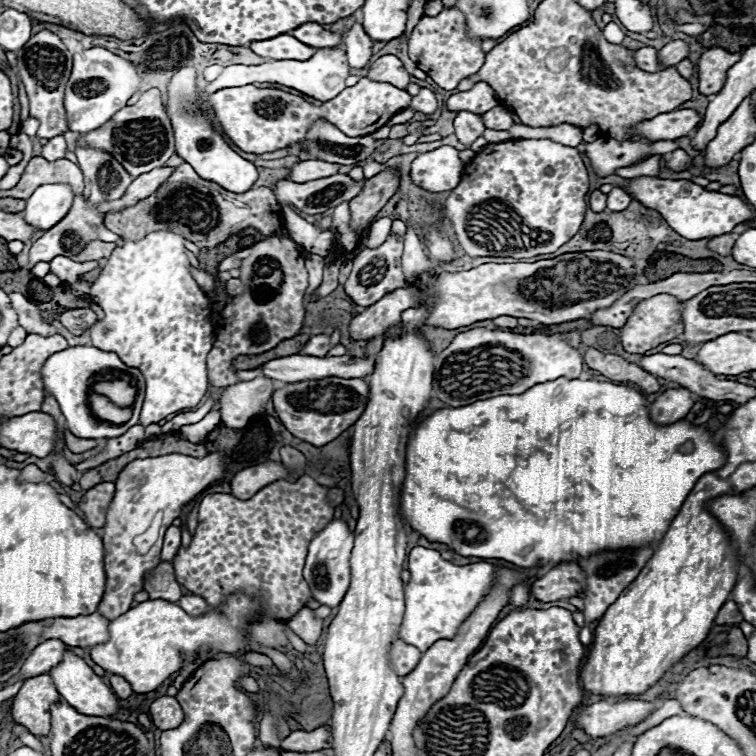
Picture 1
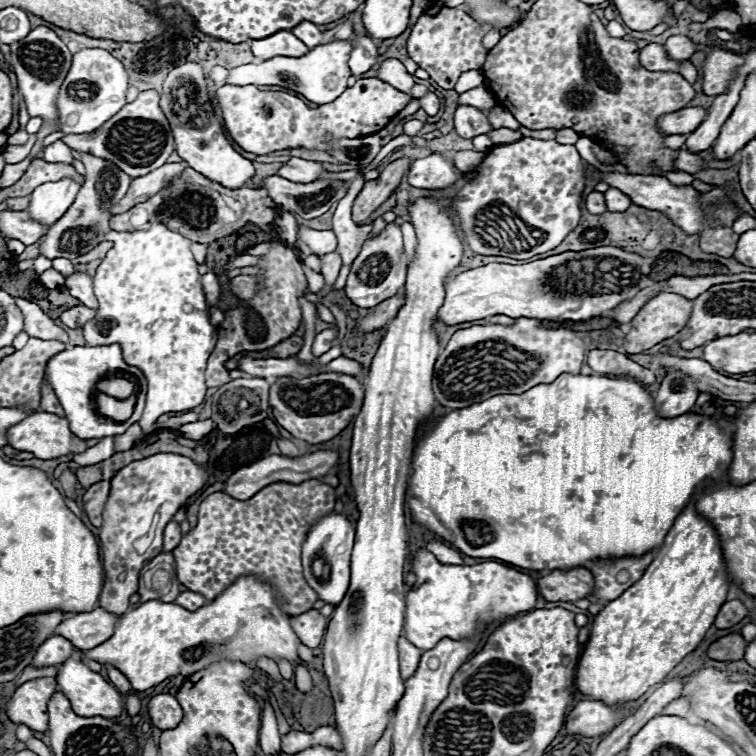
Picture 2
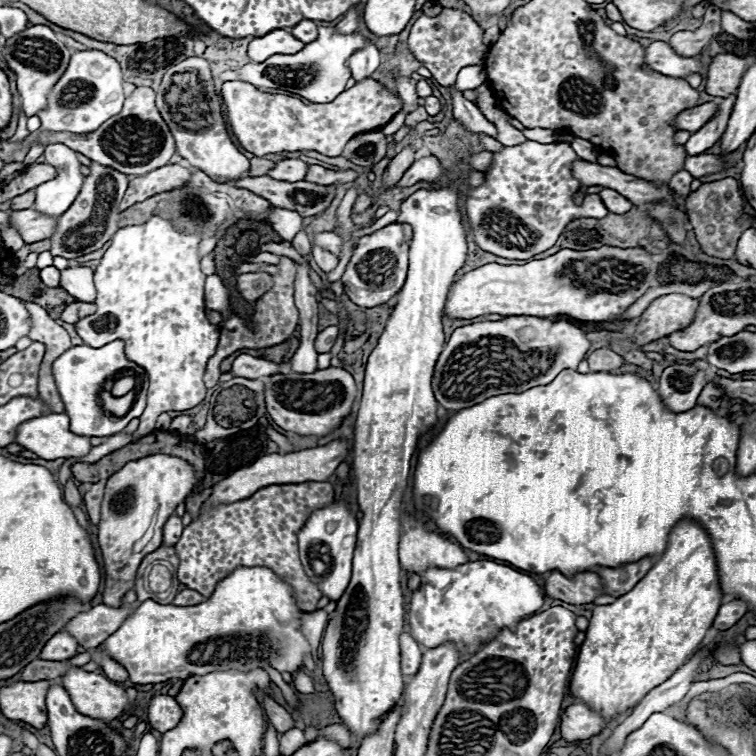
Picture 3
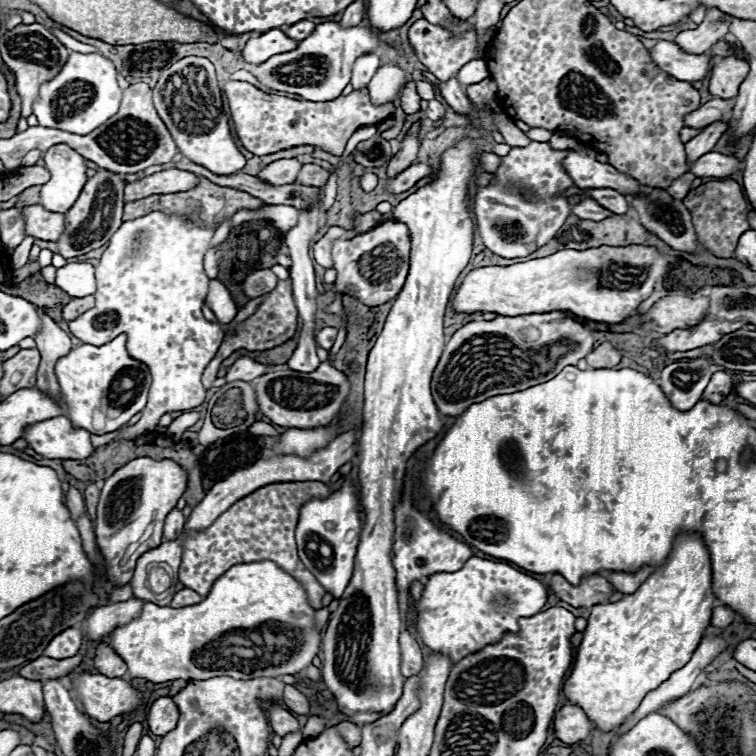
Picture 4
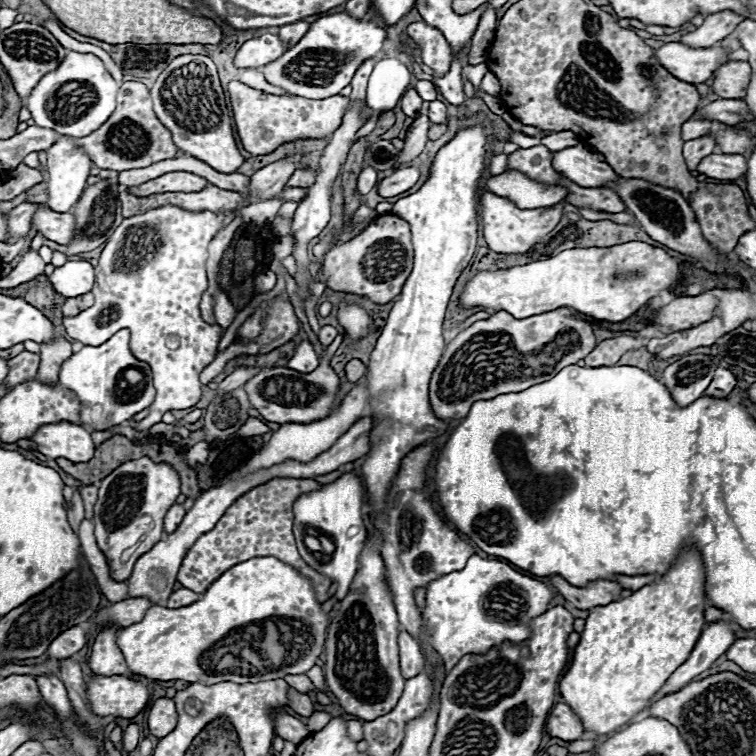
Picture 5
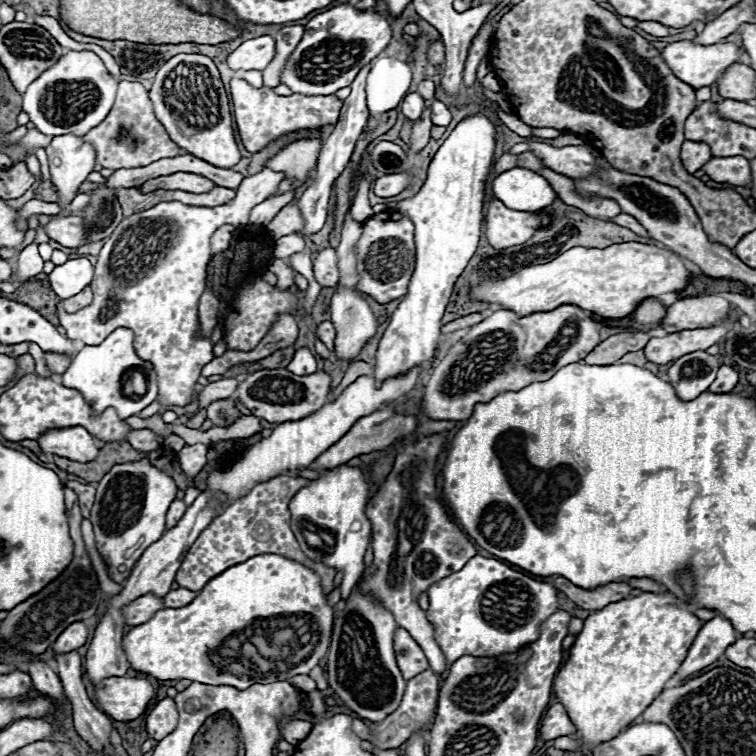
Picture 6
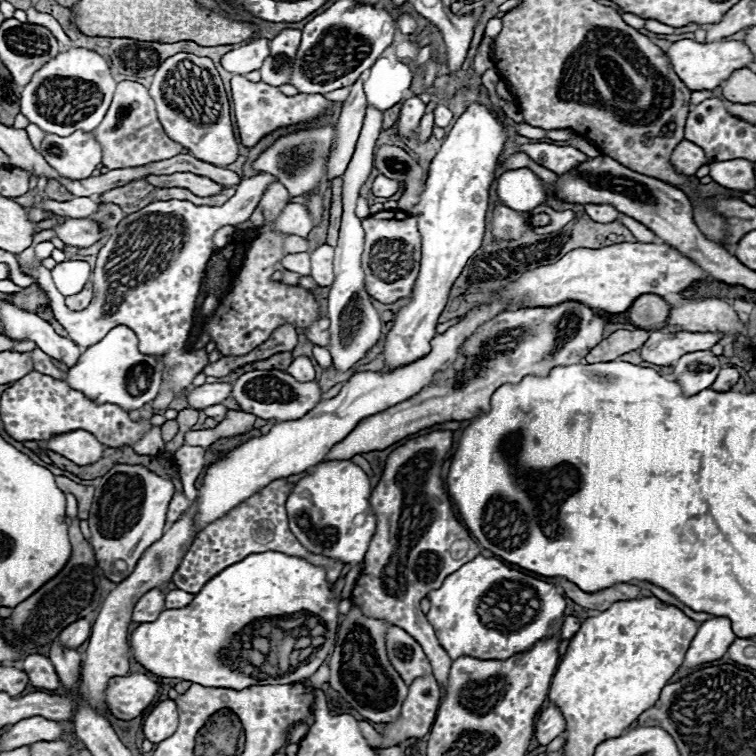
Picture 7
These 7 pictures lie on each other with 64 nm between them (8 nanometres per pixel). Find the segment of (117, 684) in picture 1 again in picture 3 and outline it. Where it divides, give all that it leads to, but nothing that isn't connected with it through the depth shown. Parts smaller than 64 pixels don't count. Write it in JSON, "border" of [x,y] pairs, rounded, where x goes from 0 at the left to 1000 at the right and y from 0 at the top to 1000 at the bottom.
{"border":[[[138,865],[138,868],[132,870],[132,881],[135,881],[138,892],[140,892],[146,899],[156,899],[156,902],[161,902],[161,905],[169,899],[167,884],[164,884],[161,878],[156,878],[151,870],[146,870],[143,865]]]}

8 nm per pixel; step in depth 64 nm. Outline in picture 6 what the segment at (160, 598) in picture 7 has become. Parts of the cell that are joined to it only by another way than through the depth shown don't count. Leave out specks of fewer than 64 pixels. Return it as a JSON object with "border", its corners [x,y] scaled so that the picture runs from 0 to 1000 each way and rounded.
{"border":[[[190,786],[185,791],[180,791],[177,796],[172,796],[161,810],[167,815],[167,825],[172,828],[183,828],[190,825],[193,820],[198,820],[204,815],[204,810],[214,807],[214,791],[204,788],[204,786]]]}

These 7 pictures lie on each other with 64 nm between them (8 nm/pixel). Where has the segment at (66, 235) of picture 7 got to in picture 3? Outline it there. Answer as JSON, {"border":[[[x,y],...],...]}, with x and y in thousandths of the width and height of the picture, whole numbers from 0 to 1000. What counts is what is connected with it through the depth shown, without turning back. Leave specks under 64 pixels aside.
{"border":[[[34,275],[34,278],[19,278],[13,286],[13,296],[24,302],[32,320],[42,323],[42,320],[63,317],[74,307],[77,288],[53,283],[45,275]]]}

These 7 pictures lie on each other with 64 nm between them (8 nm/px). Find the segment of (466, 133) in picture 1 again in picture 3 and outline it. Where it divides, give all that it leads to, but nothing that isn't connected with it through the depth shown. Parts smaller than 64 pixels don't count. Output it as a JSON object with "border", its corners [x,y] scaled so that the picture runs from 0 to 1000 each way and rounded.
{"border":[[[593,114],[595,116],[595,127],[598,127],[598,140],[601,140],[601,156],[619,172],[619,175],[640,175],[651,183],[656,183],[656,169],[653,164],[648,164],[640,151],[632,146],[632,140],[622,132],[616,132],[611,127],[608,119],[603,119],[601,114]]]}

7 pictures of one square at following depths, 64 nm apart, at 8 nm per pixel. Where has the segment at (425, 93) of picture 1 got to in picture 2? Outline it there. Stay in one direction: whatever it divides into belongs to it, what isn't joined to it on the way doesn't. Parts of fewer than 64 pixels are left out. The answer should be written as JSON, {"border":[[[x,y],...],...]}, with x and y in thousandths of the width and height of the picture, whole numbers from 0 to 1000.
{"border":[[[566,122],[563,127],[558,127],[558,130],[556,130],[556,140],[563,146],[563,151],[566,151],[566,153],[574,153],[574,151],[579,148],[579,143],[582,143],[582,132],[579,132],[579,127],[577,127],[577,124]]]}

